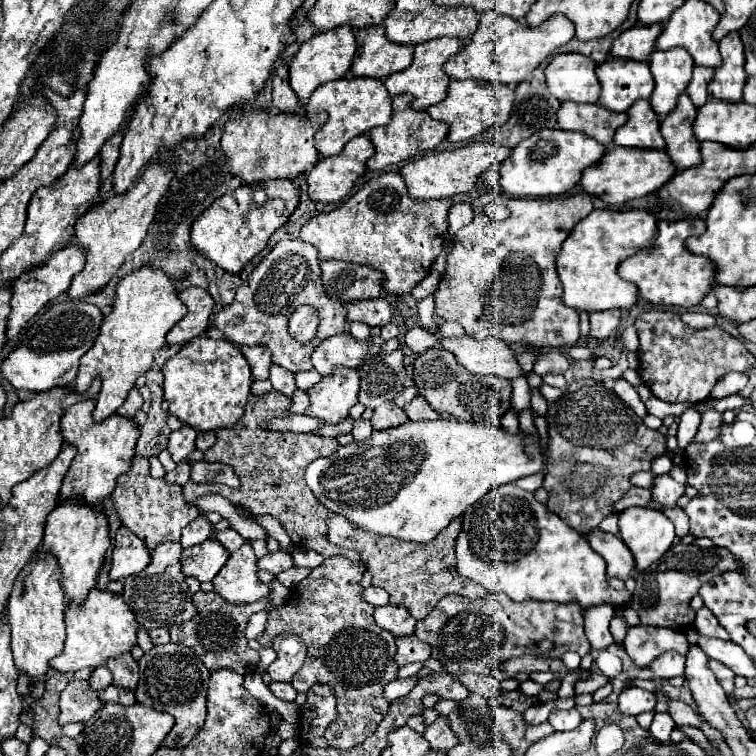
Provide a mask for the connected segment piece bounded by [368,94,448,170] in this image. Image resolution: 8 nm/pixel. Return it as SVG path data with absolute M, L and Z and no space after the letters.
M412 94L394 96L392 122L370 130L370 140L376 148L376 154L368 160L368 170L382 170L390 164L398 164L402 160L414 158L416 154L424 154L428 150L434 150L448 136L448 124L444 124L440 120L432 120L430 114L424 110L414 110L410 106L410 102L412 102Z

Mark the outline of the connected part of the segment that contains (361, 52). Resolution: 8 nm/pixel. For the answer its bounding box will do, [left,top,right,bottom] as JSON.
[352,26,414,80]

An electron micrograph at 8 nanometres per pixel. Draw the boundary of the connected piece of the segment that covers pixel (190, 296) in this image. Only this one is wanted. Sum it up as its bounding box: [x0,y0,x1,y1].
[166,288,214,346]

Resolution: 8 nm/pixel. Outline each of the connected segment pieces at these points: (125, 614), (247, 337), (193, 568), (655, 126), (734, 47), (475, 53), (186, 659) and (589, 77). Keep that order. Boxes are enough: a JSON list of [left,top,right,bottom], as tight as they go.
[[50,588,140,672],[214,240,346,372],[182,538,228,582],[614,100,666,150],[708,32,748,102],[444,10,574,88],[136,642,210,748],[546,54,600,103]]

